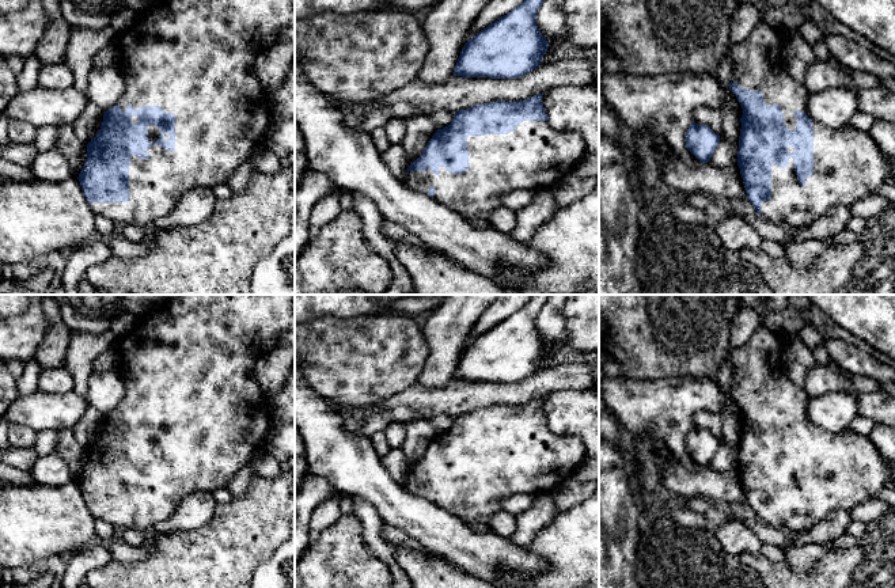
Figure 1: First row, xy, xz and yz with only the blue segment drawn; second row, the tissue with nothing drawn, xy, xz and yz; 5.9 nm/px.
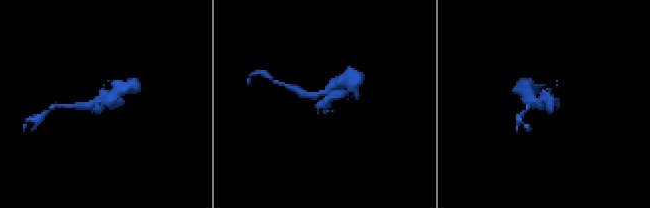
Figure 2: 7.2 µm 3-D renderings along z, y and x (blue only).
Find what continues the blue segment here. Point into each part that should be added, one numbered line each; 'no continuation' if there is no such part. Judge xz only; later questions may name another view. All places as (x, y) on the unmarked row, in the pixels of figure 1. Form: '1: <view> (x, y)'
1: xz (534, 459)

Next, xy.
1: xy (192, 359)

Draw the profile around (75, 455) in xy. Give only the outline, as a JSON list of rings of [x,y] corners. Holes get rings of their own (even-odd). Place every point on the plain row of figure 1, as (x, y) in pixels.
[[[58,429],[57,452],[67,462],[72,473],[72,481],[79,482],[87,463],[87,448],[76,441],[72,429]]]

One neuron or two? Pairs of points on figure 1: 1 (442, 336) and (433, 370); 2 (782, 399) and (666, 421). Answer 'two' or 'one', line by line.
1: one
2: two

